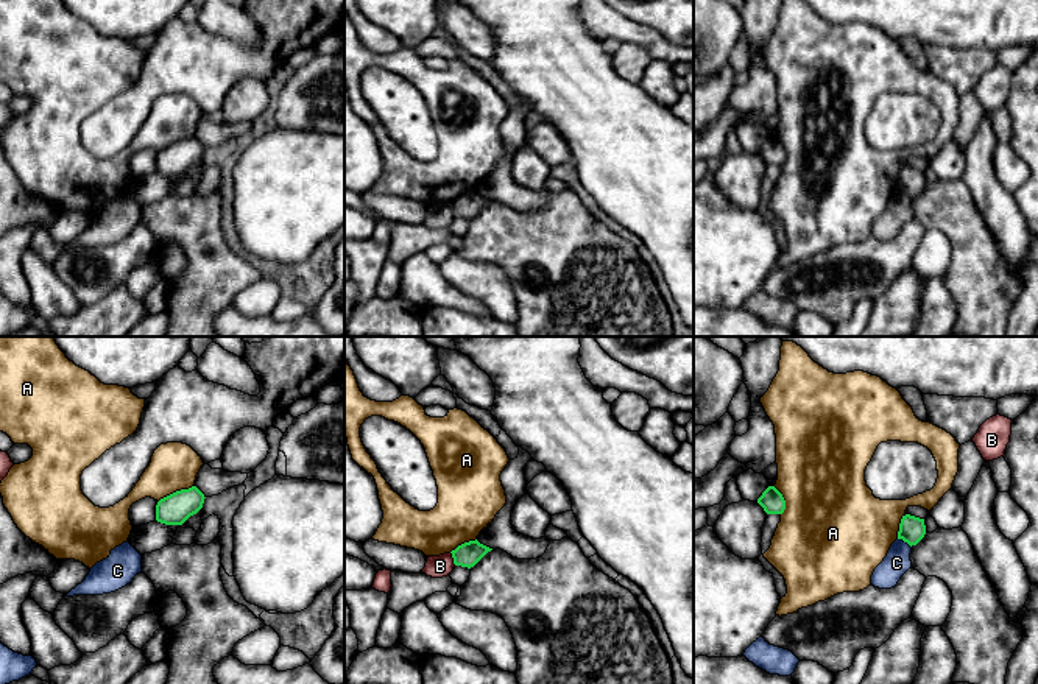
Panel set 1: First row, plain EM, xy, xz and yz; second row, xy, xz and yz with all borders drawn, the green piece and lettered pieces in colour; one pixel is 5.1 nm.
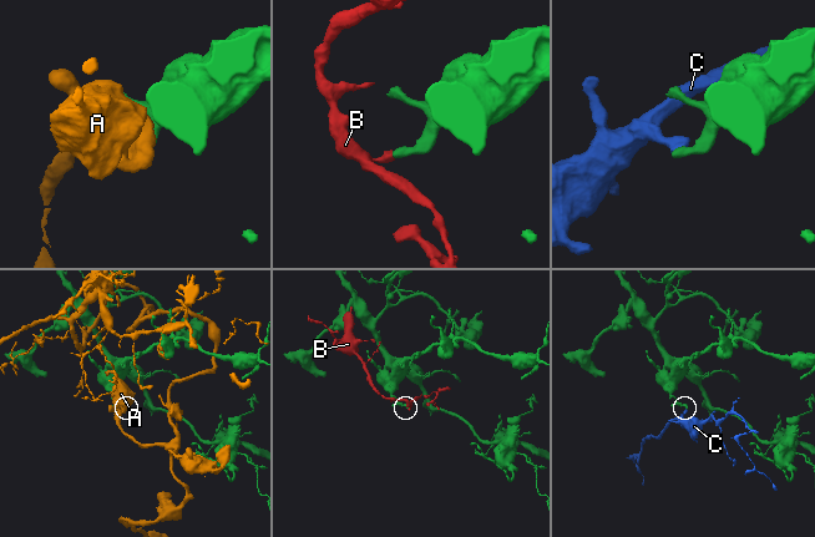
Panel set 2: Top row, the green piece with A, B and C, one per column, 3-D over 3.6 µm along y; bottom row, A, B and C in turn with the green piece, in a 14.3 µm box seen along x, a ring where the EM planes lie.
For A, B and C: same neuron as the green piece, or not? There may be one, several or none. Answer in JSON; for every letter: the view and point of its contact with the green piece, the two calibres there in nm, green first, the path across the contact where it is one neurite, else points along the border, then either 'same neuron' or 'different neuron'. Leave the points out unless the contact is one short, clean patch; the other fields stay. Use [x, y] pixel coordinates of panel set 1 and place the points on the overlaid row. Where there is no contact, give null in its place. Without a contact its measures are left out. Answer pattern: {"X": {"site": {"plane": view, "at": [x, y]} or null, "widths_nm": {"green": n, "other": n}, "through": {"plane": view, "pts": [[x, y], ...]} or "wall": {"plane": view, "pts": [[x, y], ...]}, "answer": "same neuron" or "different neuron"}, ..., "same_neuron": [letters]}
{"A": {"site": {"plane": "xy", "at": [176, 491]}, "widths_nm": {"green": 160, "other": 240}, "answer": "different neuron"}, "B": {"site": {"plane": "xz", "at": [452, 557]}, "widths_nm": {"green": 130, "other": 110}, "wall": {"plane": "xz", "pts": [[451, 552], [455, 564]]}, "answer": "different neuron"}, "C": {"site": {"plane": "yz", "at": [904, 541]}, "widths_nm": {"green": 140, "other": 140}, "wall": {"plane": "yz", "pts": [[898, 538], [910, 547]]}, "answer": "different neuron"}, "same_neuron": []}

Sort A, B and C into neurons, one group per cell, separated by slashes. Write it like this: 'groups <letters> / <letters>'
groups A / B / C

